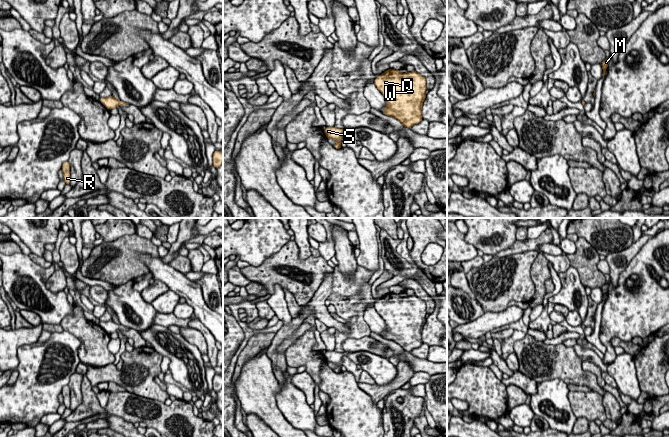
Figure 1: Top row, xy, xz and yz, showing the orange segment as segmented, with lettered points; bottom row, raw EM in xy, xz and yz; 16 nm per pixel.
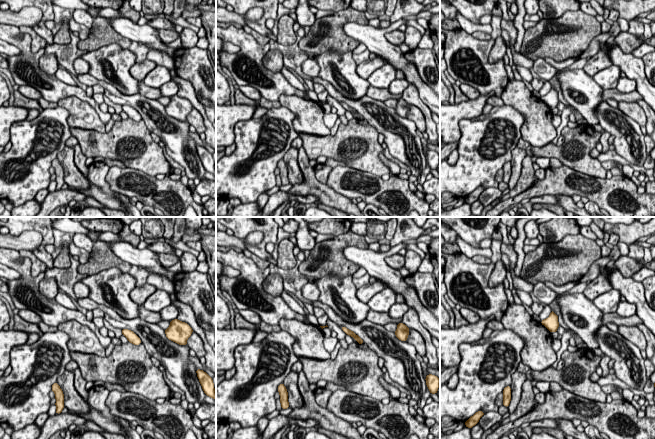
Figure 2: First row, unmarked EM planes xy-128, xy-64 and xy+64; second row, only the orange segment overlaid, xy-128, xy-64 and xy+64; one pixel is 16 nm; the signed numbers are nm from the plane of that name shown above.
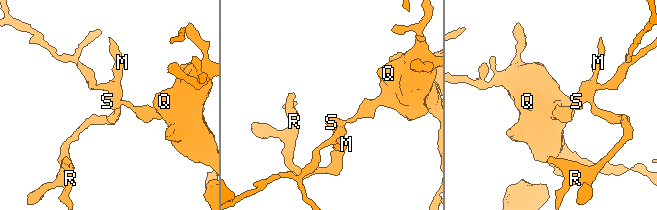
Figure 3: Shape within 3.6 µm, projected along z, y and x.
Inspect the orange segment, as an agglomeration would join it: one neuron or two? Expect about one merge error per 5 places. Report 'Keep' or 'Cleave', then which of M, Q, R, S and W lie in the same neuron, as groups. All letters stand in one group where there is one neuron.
Keep. Groups: M Q R S W

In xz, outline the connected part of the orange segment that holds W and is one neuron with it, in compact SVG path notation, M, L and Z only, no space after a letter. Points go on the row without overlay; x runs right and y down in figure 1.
M388 293L379 299L374 308L386 323L382 338L399 344L404 351L411 352L423 344L422 329L426 322L426 303L412 296Z

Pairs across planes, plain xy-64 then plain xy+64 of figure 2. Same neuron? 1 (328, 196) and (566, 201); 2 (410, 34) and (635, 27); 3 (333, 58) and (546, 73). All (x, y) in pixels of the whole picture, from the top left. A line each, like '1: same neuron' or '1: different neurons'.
1: same neuron
2: same neuron
3: different neurons

